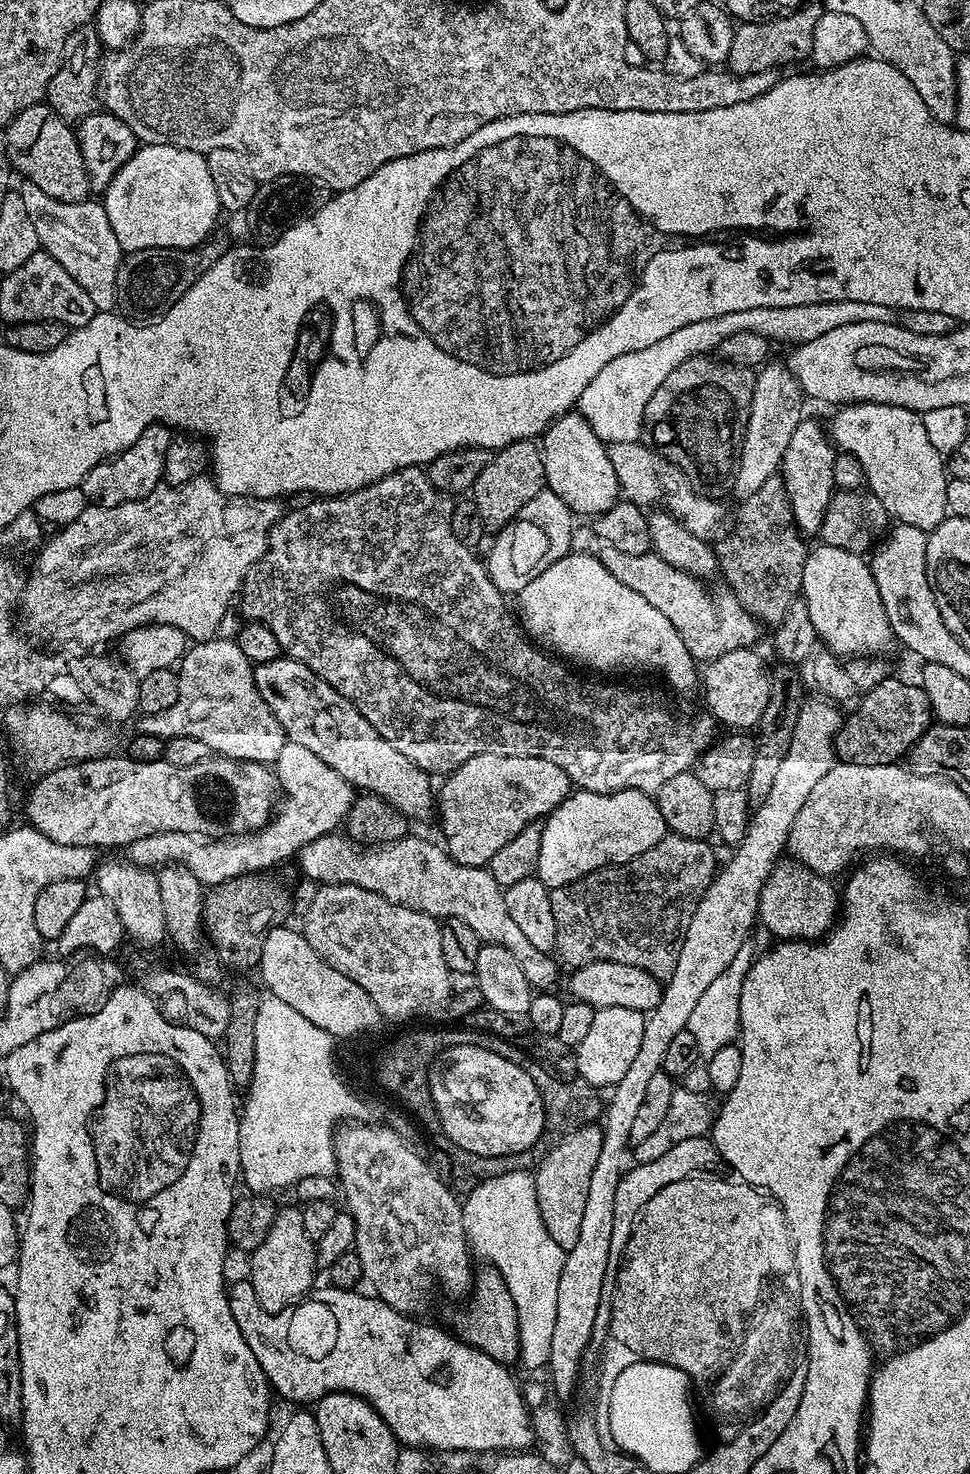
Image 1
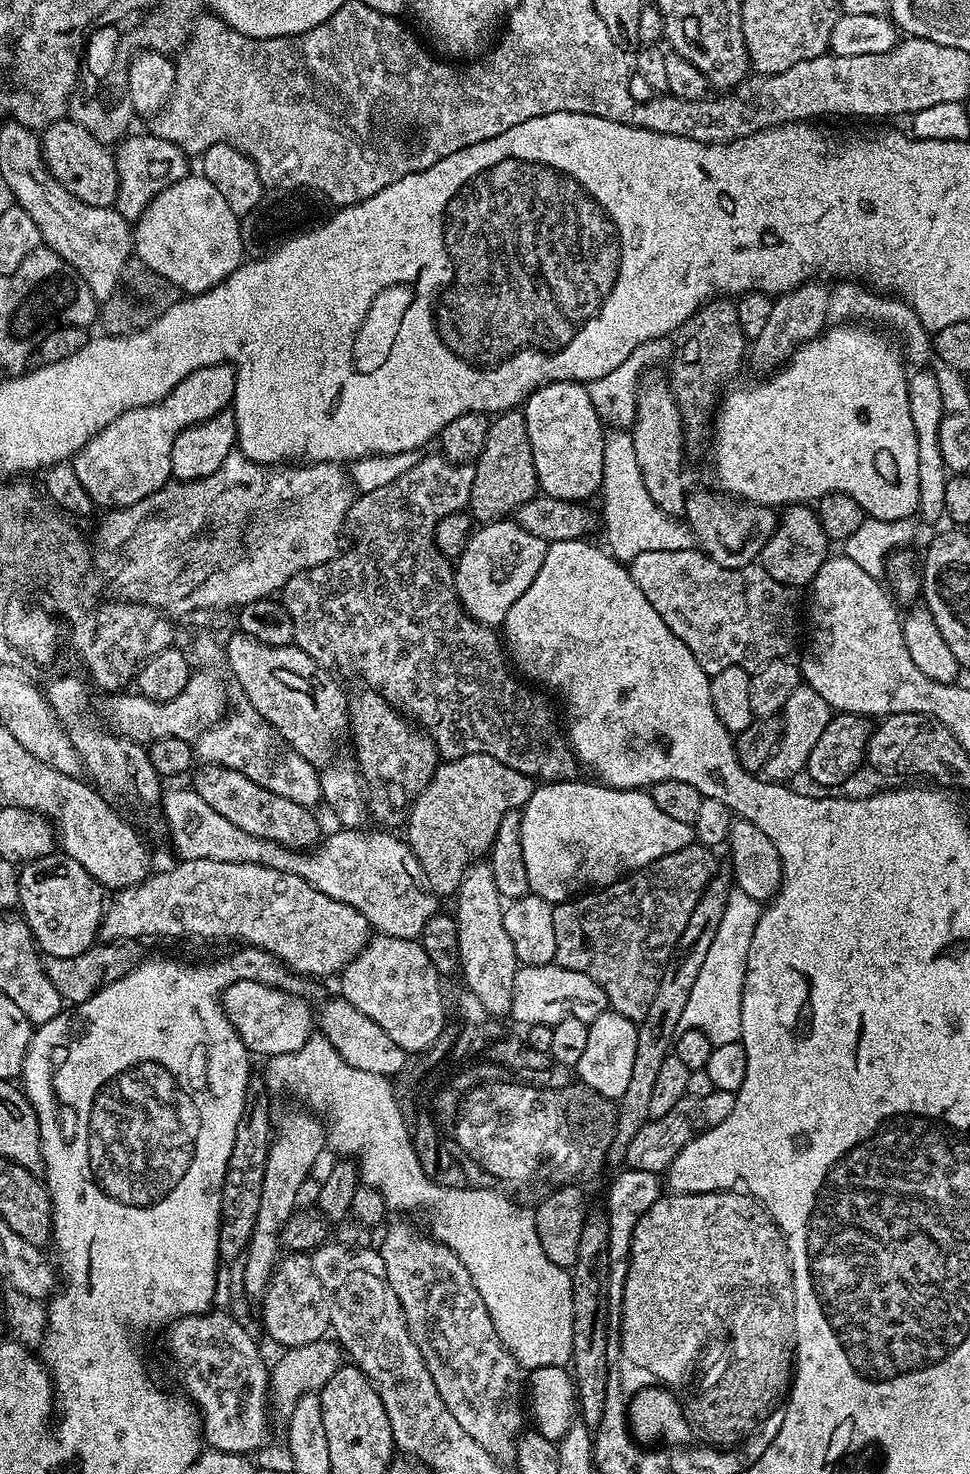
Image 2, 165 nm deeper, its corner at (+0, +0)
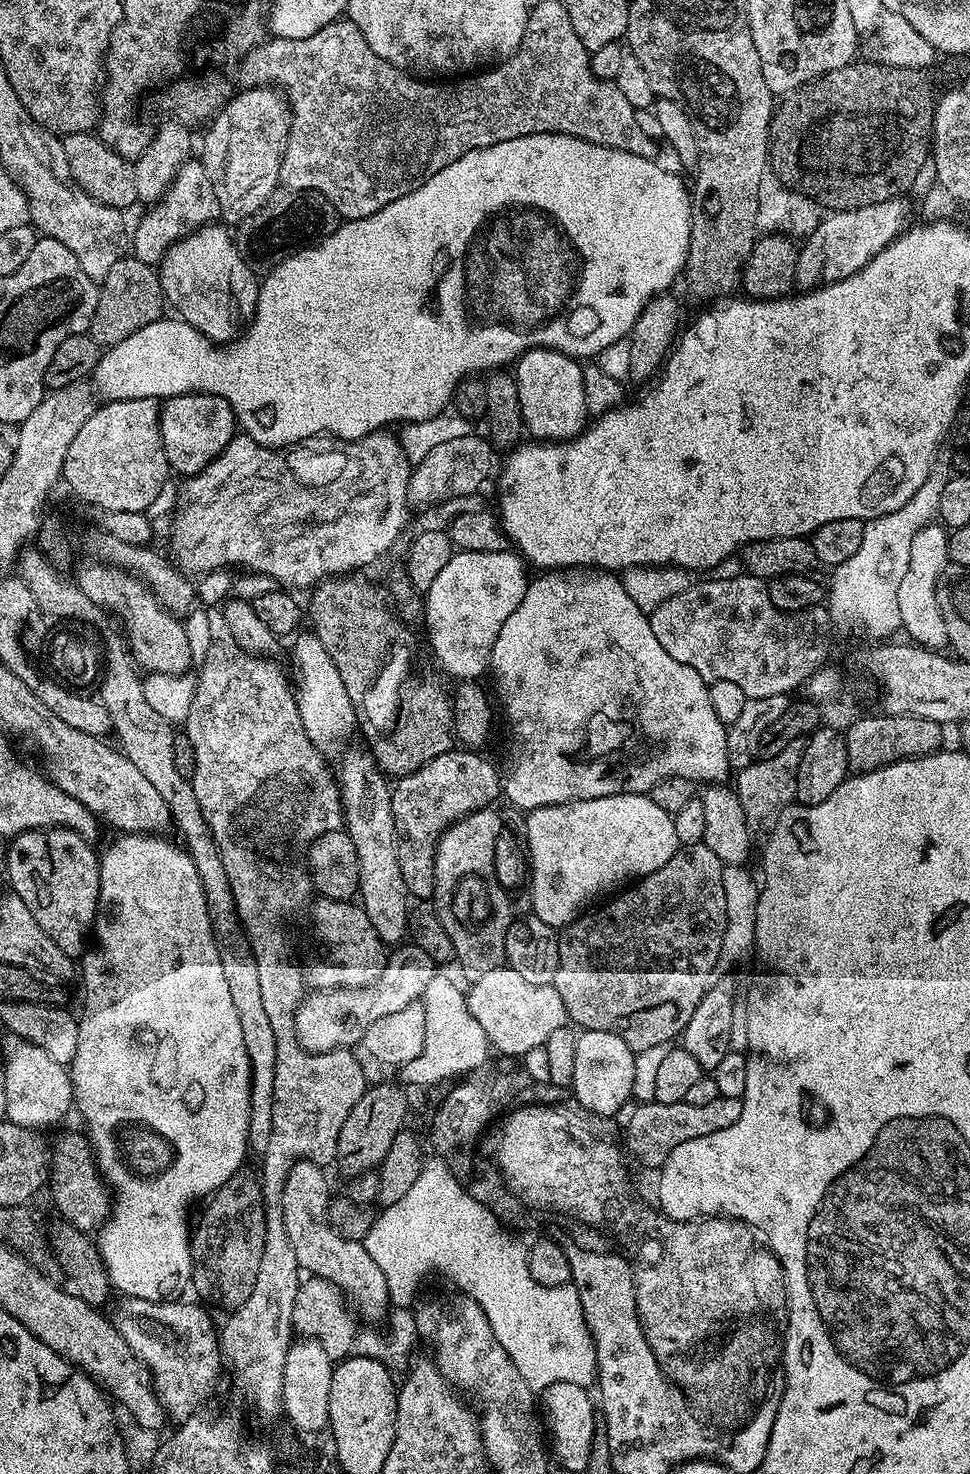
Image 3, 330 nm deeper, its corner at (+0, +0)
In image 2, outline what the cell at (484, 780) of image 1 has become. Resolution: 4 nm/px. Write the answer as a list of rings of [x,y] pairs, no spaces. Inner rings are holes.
[[[466,754],[457,760],[437,763],[436,772],[430,778],[426,790],[422,790],[420,797],[412,803],[406,817],[406,842],[412,847],[412,852],[422,866],[427,891],[440,898],[455,897],[464,873],[491,853],[494,834],[498,834],[502,818],[506,818],[510,810],[523,809],[526,801],[532,797],[533,787],[533,777],[498,762],[490,754]]]

